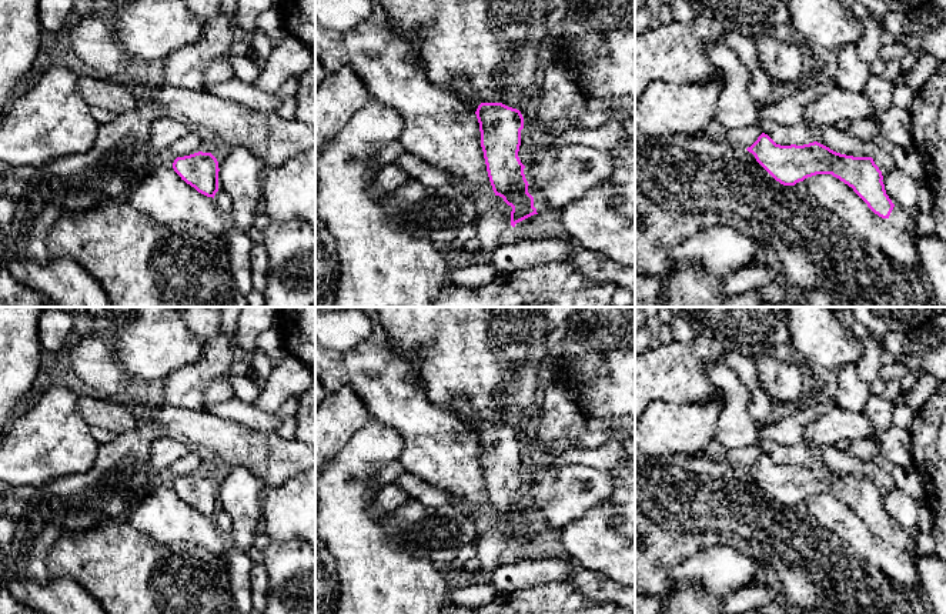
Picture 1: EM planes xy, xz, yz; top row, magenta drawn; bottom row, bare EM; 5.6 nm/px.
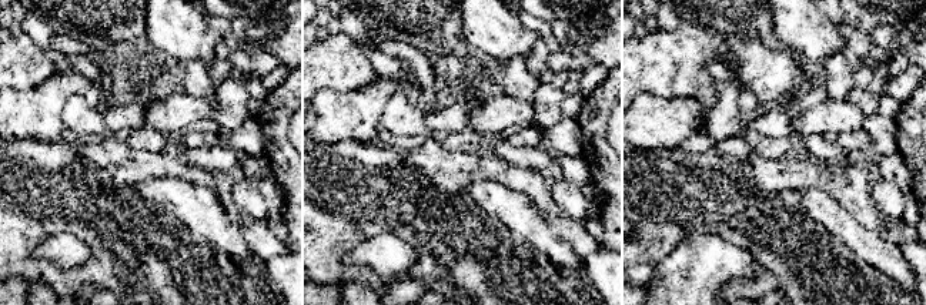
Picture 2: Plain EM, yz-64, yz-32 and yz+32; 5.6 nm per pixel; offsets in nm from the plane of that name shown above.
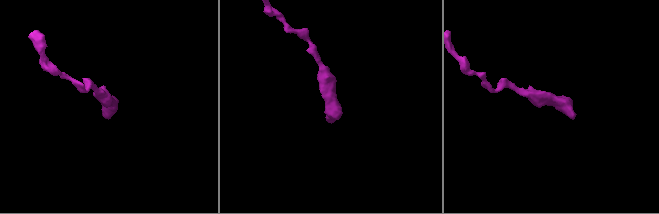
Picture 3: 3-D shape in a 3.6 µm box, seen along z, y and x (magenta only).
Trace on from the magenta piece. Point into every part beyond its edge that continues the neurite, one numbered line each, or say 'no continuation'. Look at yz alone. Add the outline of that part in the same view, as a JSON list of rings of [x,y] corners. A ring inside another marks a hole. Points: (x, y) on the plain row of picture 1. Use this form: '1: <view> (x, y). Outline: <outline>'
1: yz (903, 540). Outline: [[[893,527],[893,530],[889,535],[889,541],[896,548],[903,550],[910,557],[913,564],[916,565],[919,558],[925,554],[917,548],[915,534],[916,533],[910,533],[910,531],[905,531],[899,527]]]

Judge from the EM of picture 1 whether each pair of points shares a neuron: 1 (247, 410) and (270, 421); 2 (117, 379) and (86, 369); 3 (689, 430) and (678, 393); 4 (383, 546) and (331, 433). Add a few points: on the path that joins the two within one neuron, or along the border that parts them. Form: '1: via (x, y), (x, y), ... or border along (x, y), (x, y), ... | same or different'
1: via (253, 416), (264, 420) | same
2: via (110, 379), (97, 369), (93, 369) | same
3: border along (714, 397), (705, 401), (652, 401), (649, 404) | different
4: border along (364, 426), (330, 461) | different

